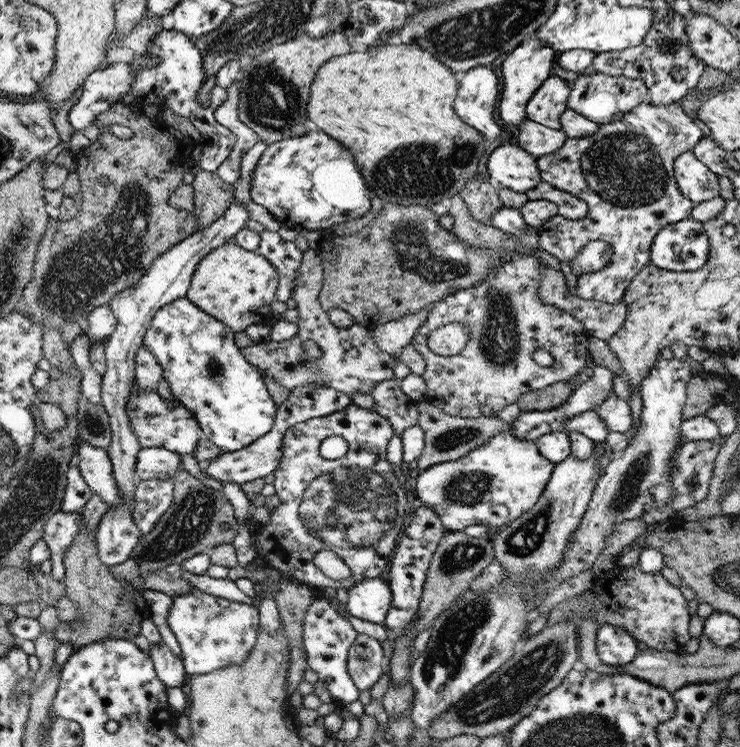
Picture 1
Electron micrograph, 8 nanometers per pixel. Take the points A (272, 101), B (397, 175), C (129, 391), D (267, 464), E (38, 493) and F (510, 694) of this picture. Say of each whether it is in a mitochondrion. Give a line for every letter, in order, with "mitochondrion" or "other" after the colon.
A: mitochondrion
B: mitochondrion
C: other
D: other
E: mitochondrion
F: mitochondrion

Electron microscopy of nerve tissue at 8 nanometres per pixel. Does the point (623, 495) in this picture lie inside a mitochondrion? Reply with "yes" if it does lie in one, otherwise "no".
yes

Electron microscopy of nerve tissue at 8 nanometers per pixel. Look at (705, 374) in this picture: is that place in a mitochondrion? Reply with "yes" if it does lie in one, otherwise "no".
no

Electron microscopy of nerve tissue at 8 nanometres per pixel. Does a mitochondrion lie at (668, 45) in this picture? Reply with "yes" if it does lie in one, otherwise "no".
yes

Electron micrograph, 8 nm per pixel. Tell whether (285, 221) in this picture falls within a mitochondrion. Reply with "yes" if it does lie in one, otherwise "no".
no

